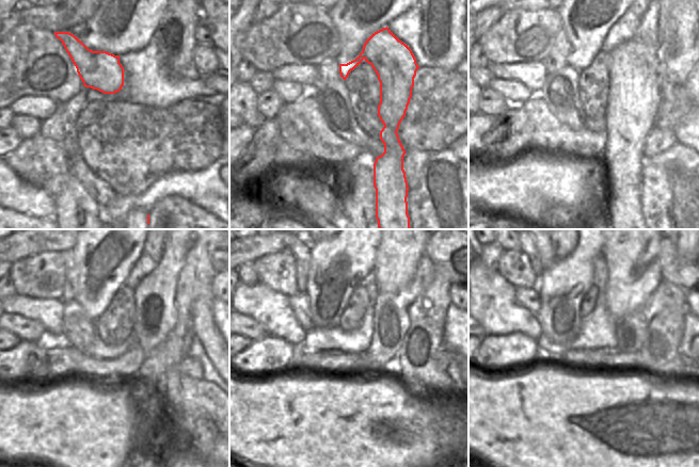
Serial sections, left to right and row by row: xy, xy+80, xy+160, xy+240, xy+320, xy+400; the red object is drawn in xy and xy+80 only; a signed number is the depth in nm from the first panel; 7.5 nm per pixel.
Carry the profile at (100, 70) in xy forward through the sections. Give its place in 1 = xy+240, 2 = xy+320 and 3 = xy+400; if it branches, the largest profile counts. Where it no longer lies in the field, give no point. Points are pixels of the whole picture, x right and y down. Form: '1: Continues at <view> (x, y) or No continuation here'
1: Continues at xy+240 (151, 363)
2: Continues at xy+320 (379, 320)
3: Continues at xy+400 (620, 322).

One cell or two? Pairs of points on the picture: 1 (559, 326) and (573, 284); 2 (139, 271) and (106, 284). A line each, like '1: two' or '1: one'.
1: one
2: two

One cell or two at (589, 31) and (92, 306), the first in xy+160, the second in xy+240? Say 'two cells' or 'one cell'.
one cell

